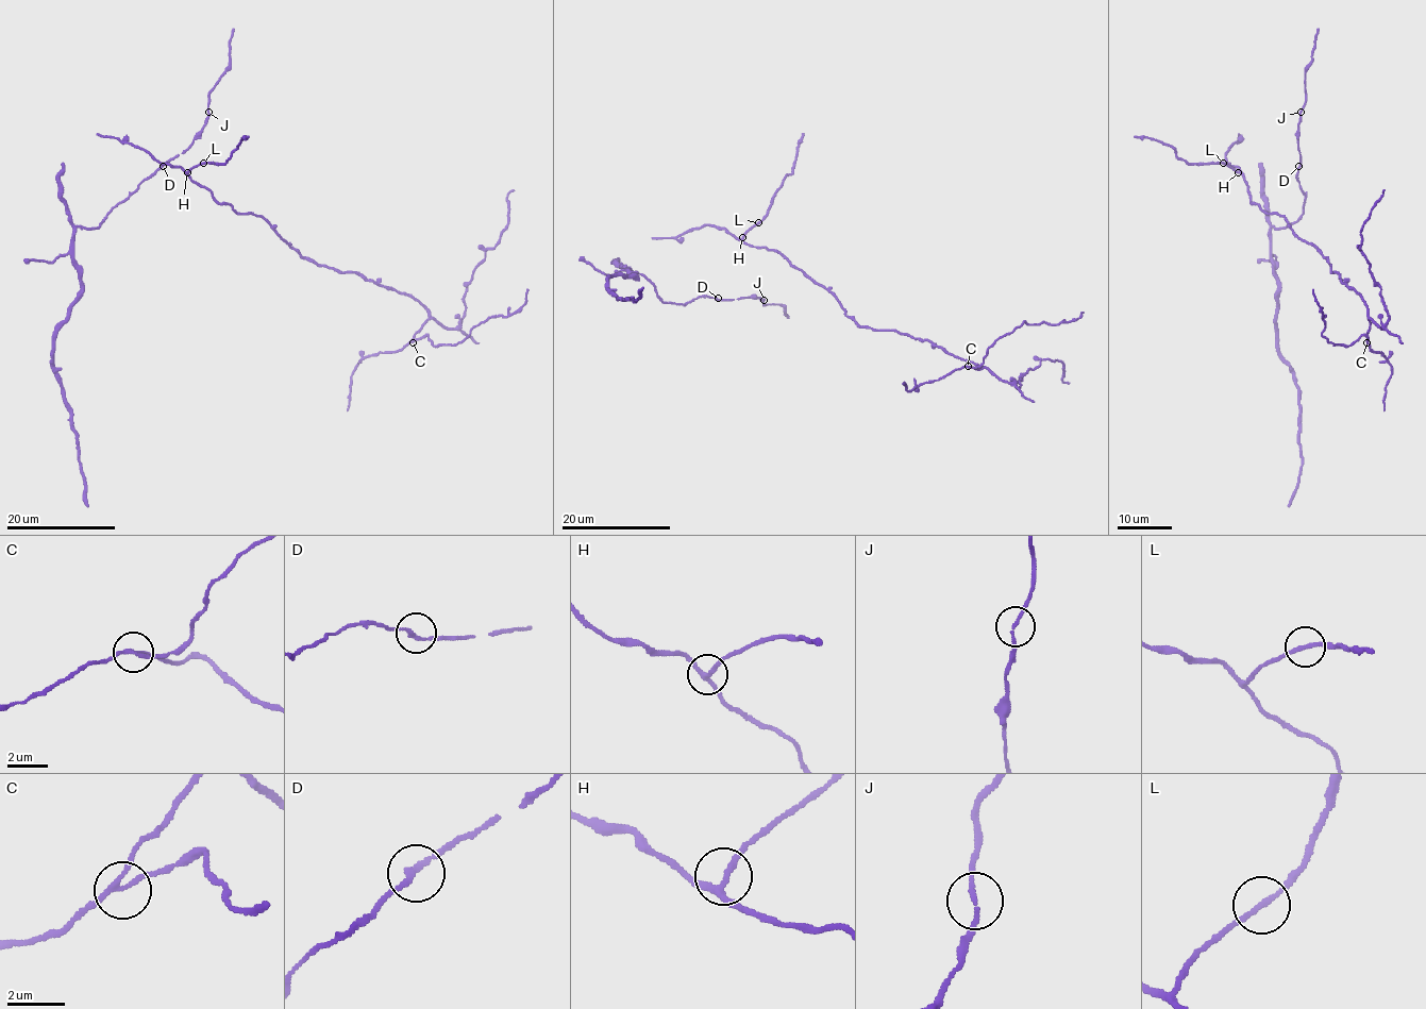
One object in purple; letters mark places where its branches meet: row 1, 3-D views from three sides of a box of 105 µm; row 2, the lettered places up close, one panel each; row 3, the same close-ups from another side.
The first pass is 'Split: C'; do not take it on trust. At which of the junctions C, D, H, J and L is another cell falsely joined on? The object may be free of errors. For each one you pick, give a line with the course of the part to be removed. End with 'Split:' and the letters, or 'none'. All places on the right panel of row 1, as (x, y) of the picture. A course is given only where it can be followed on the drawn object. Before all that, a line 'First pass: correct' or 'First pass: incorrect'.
First pass: correct
C: course (1366, 341), (1364, 335), (1349, 346), (1330, 343), (1322, 335), (1325, 316), (1312, 289)
Split: C

